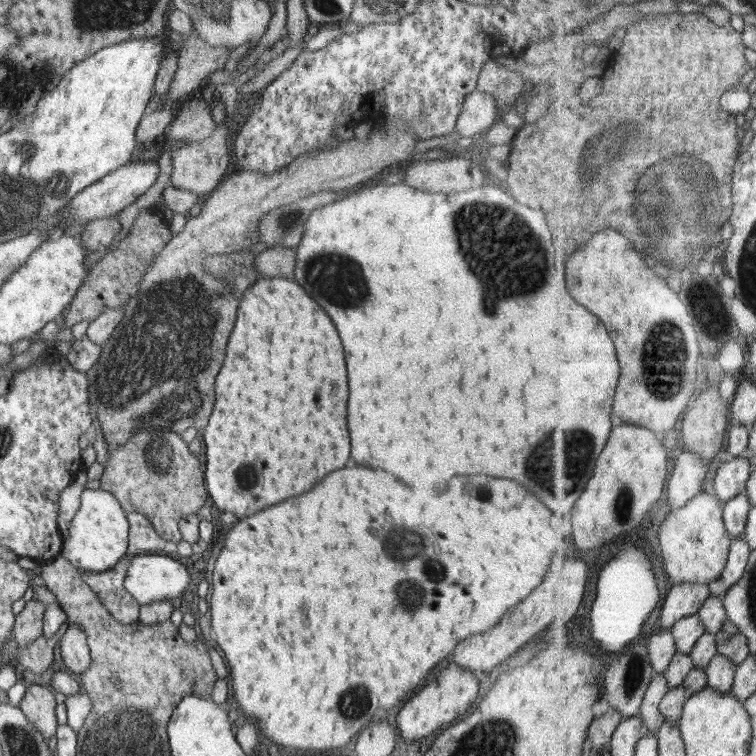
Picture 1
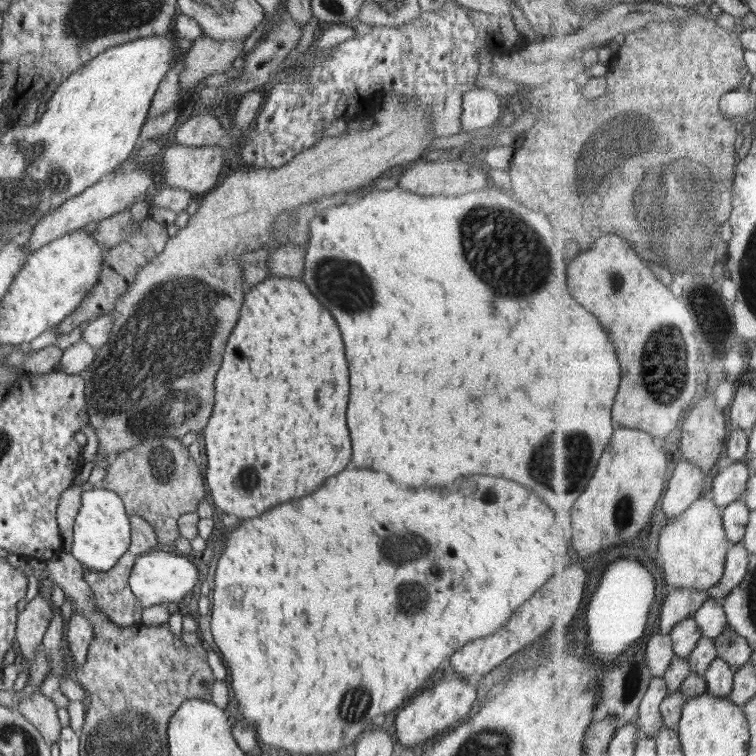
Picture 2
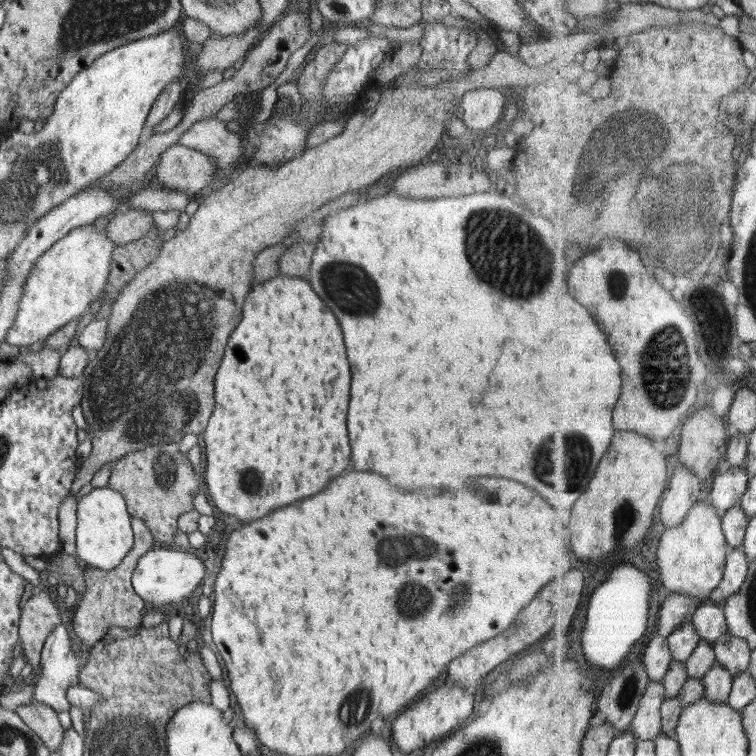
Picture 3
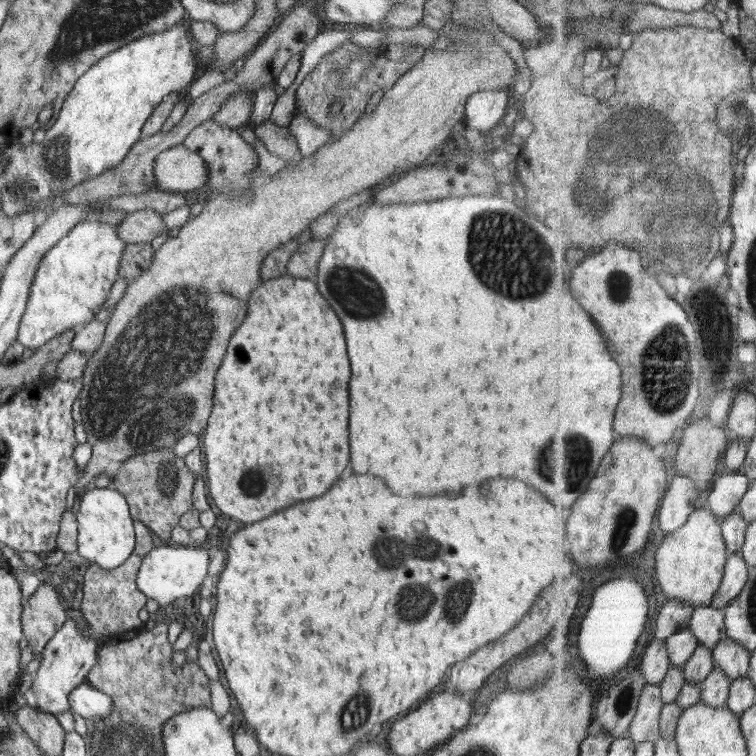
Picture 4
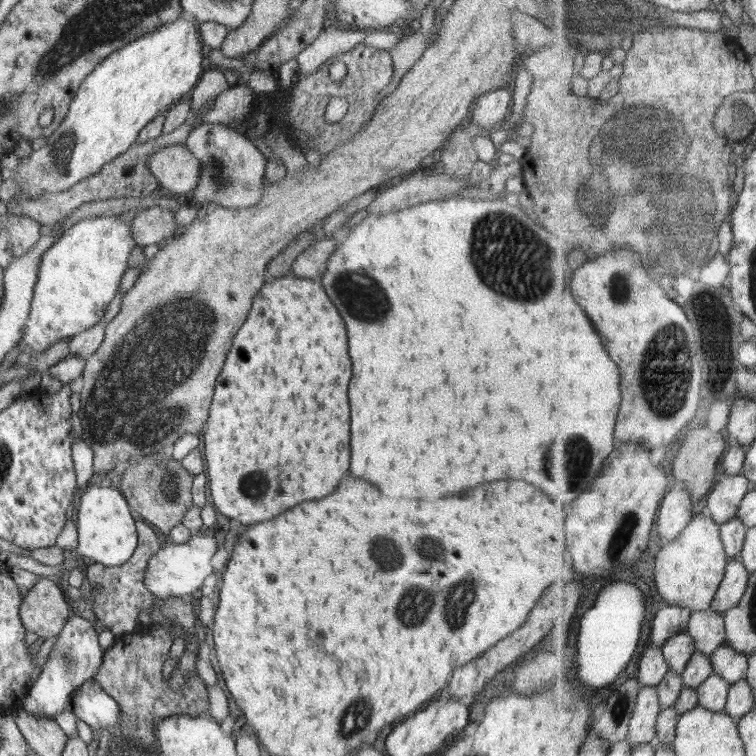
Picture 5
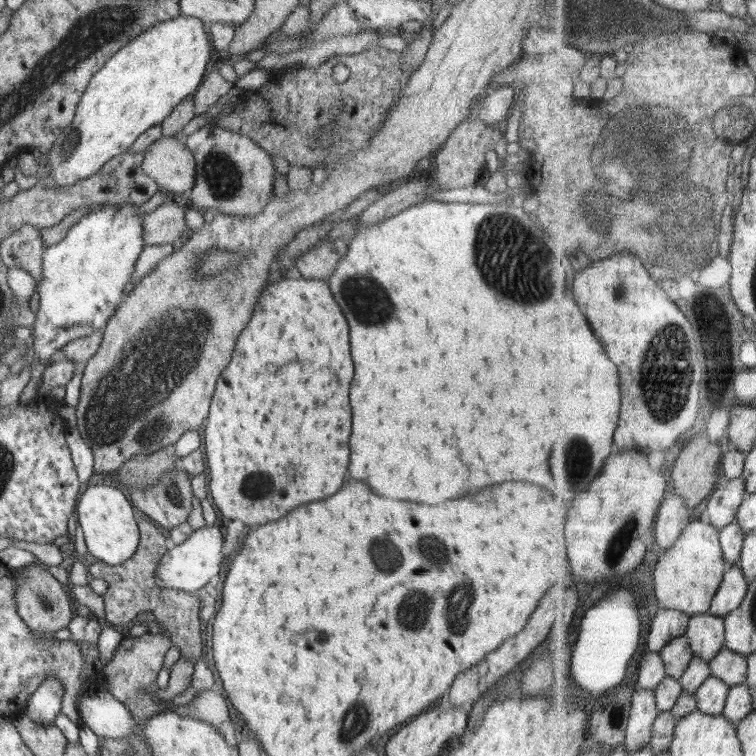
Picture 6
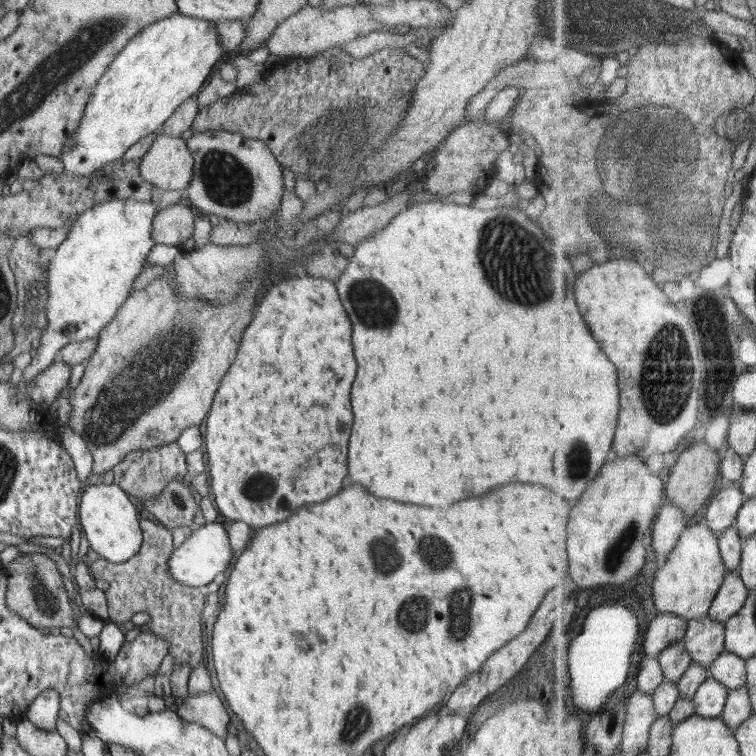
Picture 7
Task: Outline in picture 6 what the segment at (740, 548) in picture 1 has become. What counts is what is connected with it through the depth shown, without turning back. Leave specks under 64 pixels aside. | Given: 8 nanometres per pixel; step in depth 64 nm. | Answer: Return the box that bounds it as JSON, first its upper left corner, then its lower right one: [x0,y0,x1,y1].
[712,564,751,616]

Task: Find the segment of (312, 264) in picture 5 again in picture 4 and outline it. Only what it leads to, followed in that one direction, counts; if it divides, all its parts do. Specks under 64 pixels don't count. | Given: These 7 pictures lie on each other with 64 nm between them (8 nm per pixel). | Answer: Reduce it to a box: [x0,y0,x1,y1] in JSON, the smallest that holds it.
[287,240,324,279]

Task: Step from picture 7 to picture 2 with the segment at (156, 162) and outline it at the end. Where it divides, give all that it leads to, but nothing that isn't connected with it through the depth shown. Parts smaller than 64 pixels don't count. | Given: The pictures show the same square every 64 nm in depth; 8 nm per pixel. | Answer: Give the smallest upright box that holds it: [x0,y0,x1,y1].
[163,146,226,194]

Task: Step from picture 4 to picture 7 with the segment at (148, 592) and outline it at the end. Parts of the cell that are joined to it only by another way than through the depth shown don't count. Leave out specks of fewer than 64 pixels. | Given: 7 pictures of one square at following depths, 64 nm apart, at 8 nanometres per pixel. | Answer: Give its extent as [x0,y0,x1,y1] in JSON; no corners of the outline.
[169,523,232,587]

